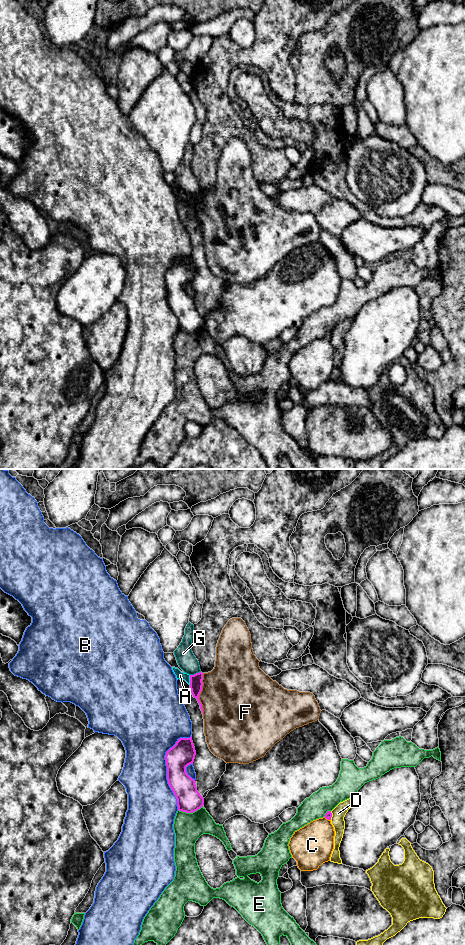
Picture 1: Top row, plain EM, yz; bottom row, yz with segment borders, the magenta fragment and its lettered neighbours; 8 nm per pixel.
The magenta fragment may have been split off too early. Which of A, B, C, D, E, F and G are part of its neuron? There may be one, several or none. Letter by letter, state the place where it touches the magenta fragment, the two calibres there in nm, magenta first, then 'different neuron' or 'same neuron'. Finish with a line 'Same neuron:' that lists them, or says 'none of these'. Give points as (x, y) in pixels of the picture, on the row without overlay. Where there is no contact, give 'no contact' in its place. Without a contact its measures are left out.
A: yz (190, 200) | 100/70 nm | different neuron
B: yz (167, 288) | 200/360 nm | different neuron
C: yz (327, 338) | 60/340 nm | different neuron
D: yz (331, 335) | 60/110 nm | different neuron
E: yz (189, 332) | 200/240 nm | different neuron
F: yz (200, 212) | 100/480 nm | different neuron
G: yz (196, 193) | 100/150 nm | different neuron
Same neuron: none of these

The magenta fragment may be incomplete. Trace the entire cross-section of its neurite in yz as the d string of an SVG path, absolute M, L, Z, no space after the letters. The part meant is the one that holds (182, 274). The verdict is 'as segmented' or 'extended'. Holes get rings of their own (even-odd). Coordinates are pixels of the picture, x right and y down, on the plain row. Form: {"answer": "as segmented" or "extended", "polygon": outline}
{"answer": "as segmented", "polygon": "M192 256L178 259L165 275L168 304L177 319L178 330L186 333L193 333L204 325L195 300L186 292L186 287L193 284L195 275Z"}

